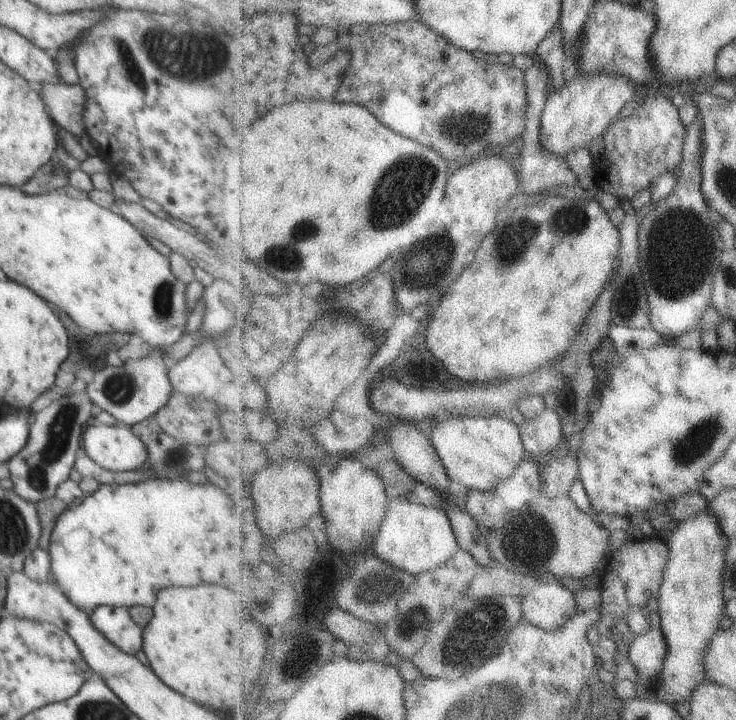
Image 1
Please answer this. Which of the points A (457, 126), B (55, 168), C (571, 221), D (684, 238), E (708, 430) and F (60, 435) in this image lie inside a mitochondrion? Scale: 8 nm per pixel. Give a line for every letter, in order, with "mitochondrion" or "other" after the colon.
A: mitochondrion
B: other
C: mitochondrion
D: mitochondrion
E: mitochondrion
F: mitochondrion

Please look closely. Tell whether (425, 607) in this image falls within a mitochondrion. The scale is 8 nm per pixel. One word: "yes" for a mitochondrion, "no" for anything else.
no

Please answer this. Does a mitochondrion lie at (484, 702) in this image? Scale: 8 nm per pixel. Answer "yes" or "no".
yes

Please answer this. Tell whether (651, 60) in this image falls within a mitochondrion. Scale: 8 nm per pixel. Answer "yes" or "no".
no

